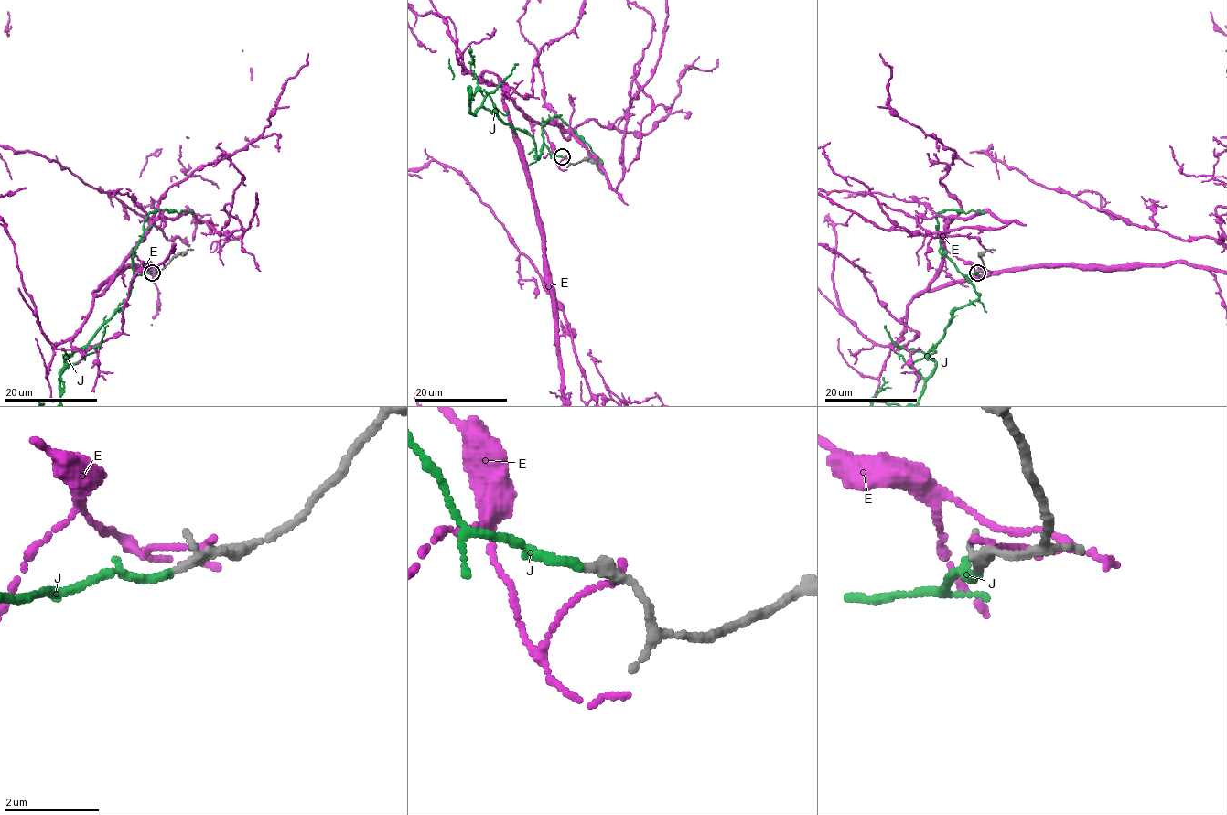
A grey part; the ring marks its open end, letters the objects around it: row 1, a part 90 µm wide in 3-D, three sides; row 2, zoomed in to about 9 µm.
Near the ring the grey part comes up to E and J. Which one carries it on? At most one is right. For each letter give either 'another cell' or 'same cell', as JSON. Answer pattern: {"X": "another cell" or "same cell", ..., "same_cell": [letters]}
{"E": "another cell", "J": "same cell", "same_cell": ["J"]}

